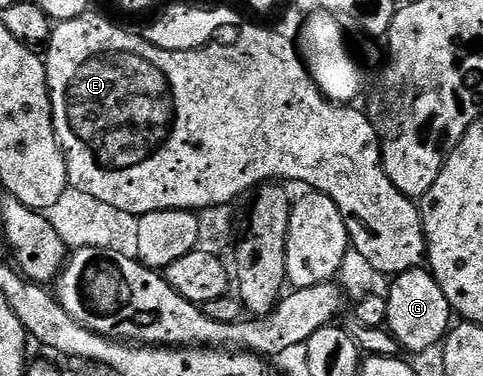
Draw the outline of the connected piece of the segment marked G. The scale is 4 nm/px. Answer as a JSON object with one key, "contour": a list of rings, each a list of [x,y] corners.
{"contour":[[[415,268],[397,275],[391,282],[385,297],[388,304],[387,329],[404,350],[424,352],[432,347],[435,349],[449,333],[450,318],[453,319],[454,313],[434,275],[427,269]]]}

